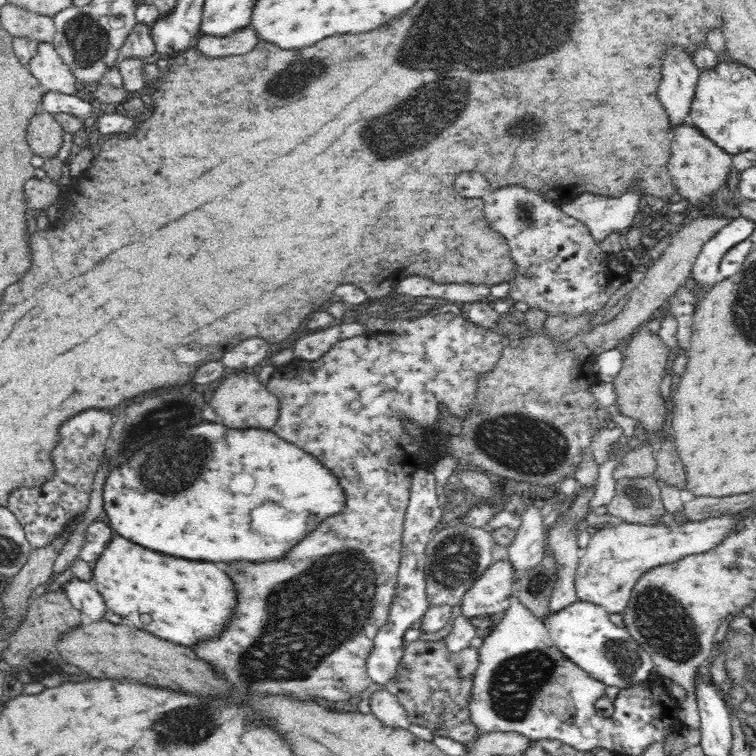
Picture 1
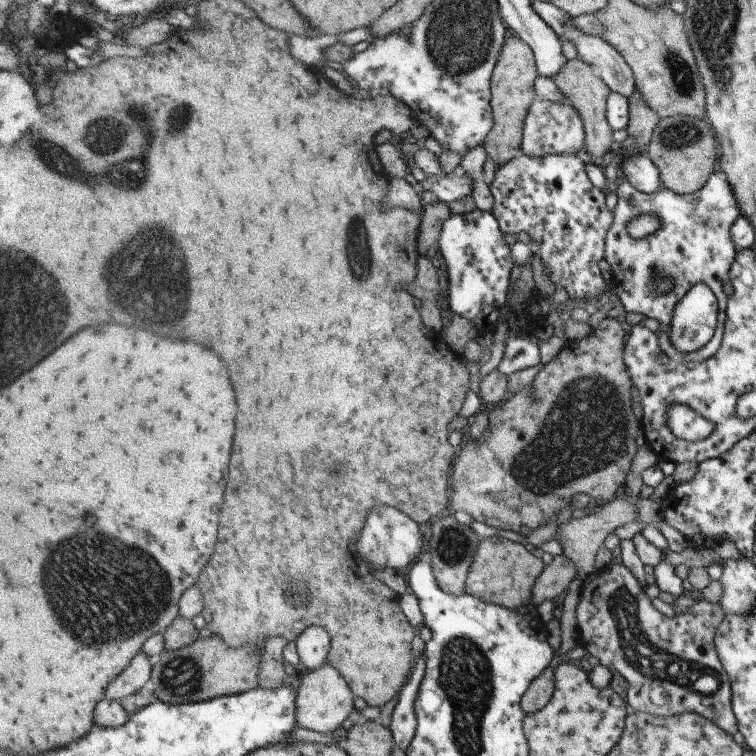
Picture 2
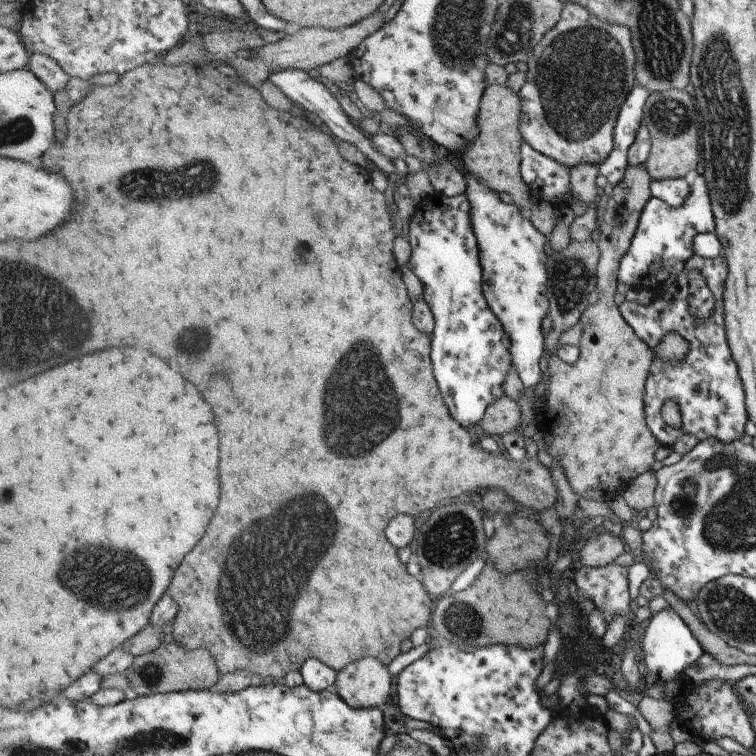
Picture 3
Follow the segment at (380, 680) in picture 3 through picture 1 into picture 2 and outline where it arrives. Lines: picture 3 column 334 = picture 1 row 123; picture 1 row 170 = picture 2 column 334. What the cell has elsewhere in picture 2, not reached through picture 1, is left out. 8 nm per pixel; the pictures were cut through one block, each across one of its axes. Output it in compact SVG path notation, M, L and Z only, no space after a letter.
M329 662L303 676L298 688L297 718L299 726L320 732L331 733L337 730L353 712L356 694L353 692L346 677L338 668Z

